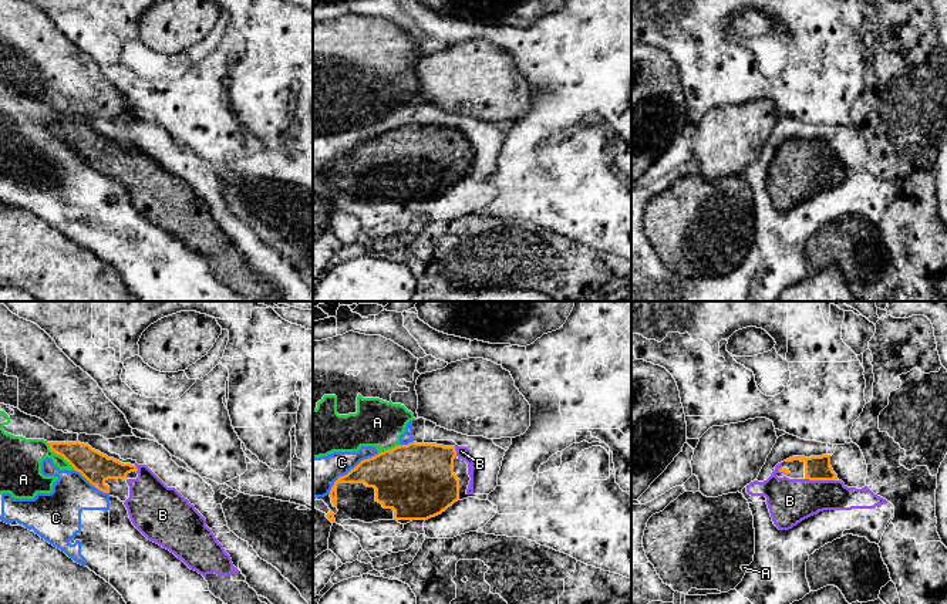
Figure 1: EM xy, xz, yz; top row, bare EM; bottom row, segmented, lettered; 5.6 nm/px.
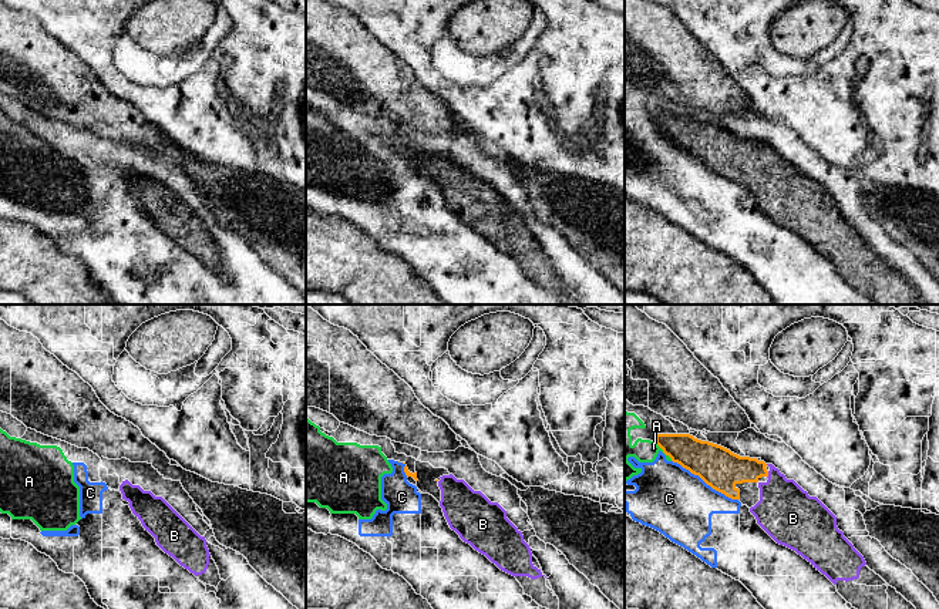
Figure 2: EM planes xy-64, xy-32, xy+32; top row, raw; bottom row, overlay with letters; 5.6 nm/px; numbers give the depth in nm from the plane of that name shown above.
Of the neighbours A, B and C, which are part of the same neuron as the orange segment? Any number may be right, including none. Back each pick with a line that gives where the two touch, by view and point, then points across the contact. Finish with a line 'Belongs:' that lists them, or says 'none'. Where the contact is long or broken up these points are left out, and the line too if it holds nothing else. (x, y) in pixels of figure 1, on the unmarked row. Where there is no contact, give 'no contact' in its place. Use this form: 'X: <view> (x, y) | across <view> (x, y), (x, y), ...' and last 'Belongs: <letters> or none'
B: yz (819, 161)
Belongs: B

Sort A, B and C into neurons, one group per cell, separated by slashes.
A C / B

